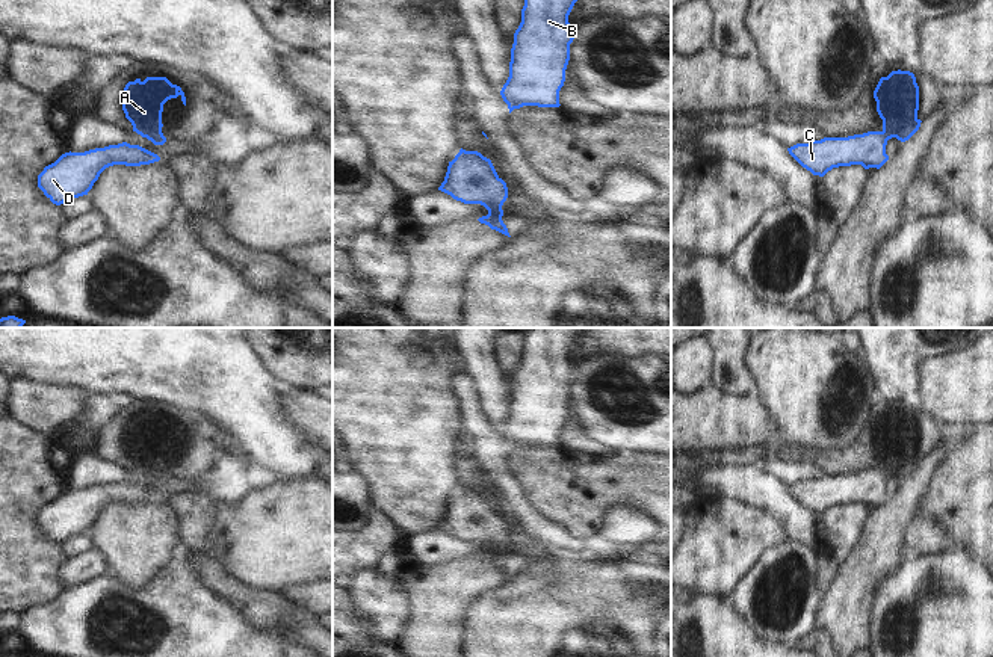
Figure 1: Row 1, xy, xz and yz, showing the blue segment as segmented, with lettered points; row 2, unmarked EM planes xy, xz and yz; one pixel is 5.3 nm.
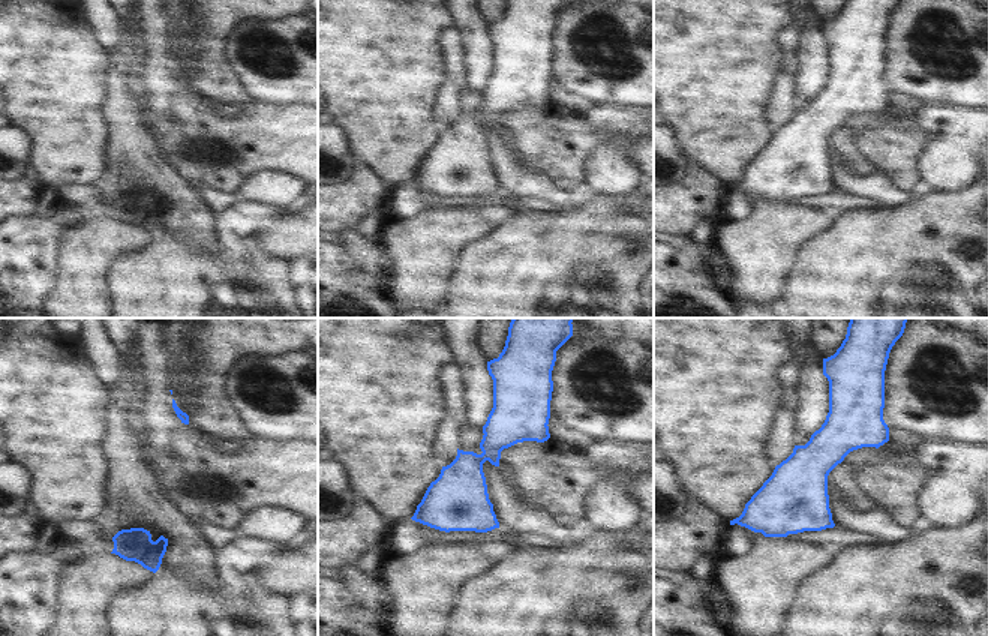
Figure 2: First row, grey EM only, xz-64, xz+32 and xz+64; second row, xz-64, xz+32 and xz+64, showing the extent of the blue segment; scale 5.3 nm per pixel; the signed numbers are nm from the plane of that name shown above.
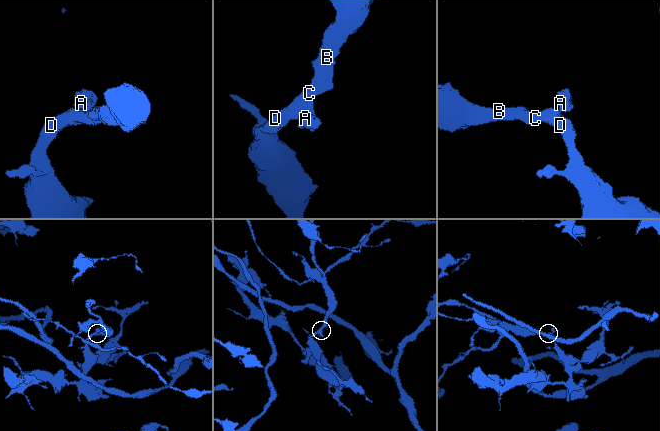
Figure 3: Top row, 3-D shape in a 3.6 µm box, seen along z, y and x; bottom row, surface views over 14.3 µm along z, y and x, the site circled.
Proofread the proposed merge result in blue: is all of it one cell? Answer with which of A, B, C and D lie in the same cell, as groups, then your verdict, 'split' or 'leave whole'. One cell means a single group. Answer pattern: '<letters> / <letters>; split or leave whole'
A / B C D; split

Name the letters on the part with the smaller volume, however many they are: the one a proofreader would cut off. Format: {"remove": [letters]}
{"remove": ["A"]}

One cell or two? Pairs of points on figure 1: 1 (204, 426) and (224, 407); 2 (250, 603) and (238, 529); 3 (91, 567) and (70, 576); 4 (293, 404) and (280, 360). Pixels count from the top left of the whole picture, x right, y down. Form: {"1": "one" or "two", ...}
{"1": "two", "2": "two", "3": "one", "4": "two"}

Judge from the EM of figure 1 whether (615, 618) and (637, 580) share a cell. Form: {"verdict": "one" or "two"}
{"verdict": "two"}

